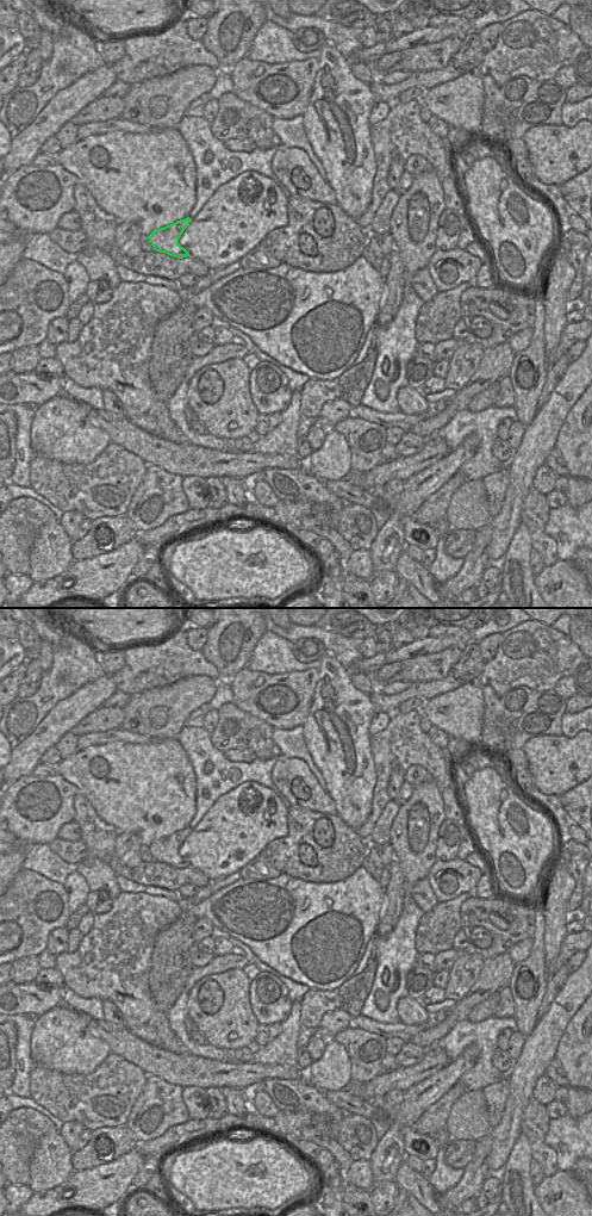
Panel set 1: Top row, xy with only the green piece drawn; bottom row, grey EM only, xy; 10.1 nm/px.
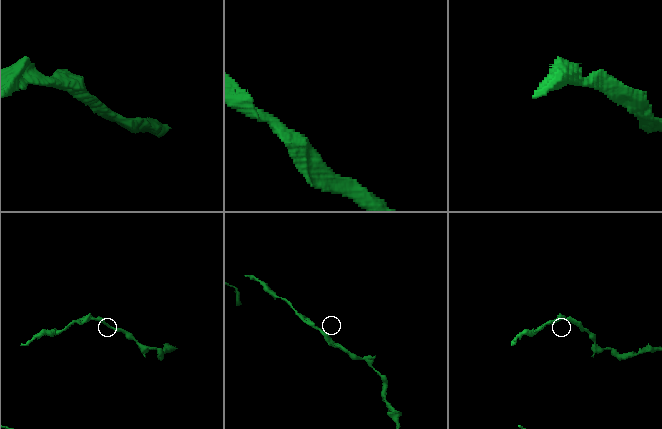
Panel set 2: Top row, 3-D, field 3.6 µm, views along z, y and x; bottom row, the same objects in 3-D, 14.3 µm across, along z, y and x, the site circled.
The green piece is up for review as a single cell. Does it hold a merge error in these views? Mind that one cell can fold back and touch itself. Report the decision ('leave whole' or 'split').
split

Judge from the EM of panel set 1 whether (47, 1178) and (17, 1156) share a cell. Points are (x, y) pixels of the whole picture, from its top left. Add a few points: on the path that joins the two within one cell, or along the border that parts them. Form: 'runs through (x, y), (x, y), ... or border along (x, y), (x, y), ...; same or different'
border along (39, 1139), (29, 1166), (30, 1183), (27, 1185); different

